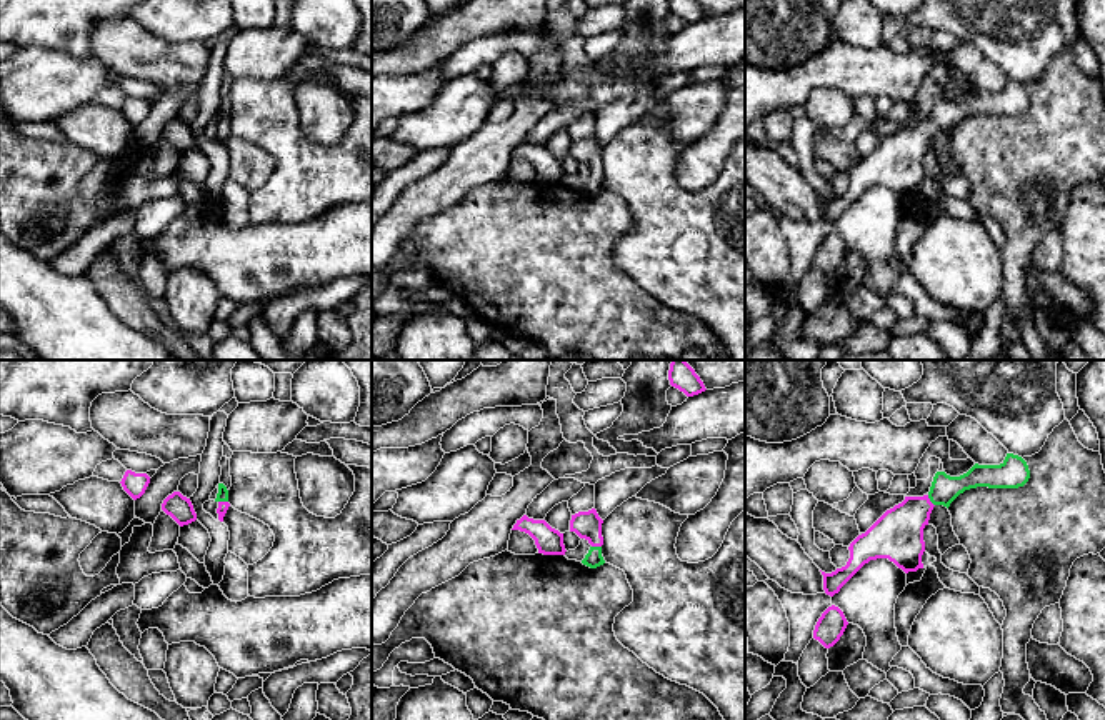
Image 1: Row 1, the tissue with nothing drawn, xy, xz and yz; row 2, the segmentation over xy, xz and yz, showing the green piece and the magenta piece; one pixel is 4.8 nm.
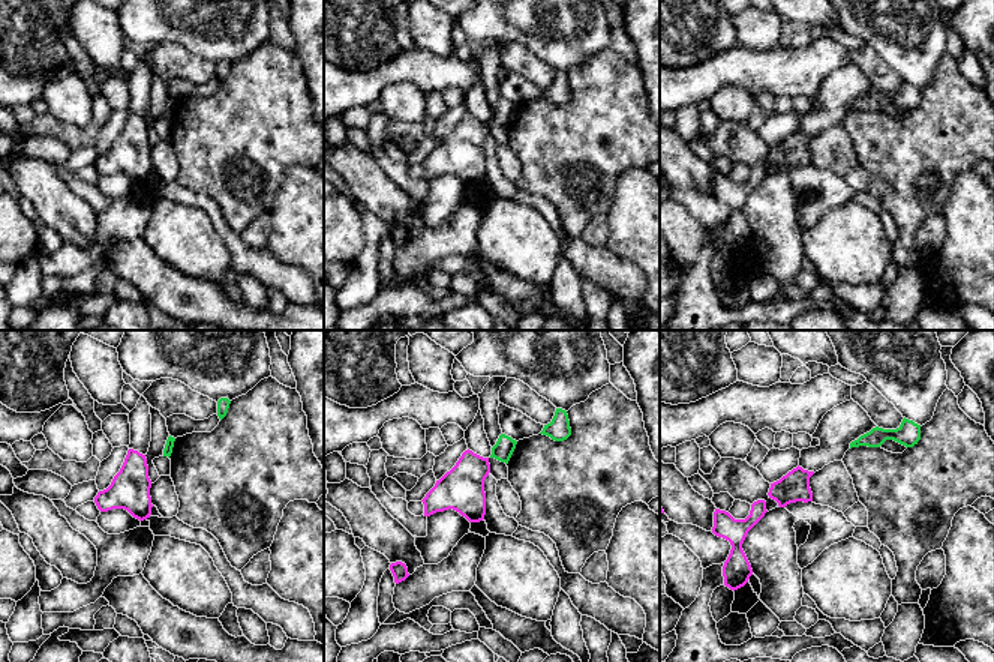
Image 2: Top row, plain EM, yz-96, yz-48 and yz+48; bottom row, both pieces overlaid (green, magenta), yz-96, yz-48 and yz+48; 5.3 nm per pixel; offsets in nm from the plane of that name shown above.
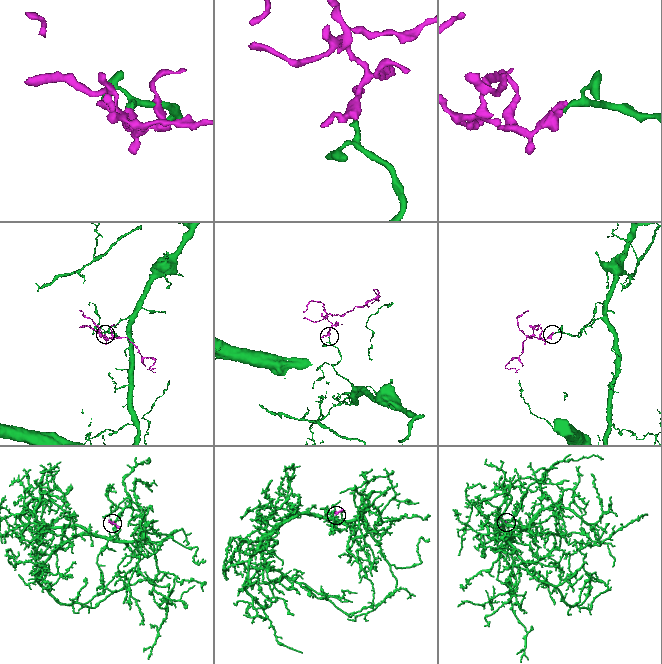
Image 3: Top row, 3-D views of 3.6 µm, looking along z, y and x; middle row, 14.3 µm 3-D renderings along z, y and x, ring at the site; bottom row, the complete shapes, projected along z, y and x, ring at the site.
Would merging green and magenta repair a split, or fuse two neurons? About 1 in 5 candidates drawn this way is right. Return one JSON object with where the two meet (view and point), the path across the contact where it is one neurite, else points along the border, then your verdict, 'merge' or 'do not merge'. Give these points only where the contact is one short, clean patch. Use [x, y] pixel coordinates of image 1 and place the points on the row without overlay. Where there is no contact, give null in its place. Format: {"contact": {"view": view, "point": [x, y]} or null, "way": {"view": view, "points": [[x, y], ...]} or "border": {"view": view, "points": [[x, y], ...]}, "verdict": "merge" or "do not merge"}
{"contact": {"view": "yz", "point": [930, 127]}, "way": {"view": "yz", "points": [[945, 115], [930, 127], [897, 162]]}, "verdict": "merge"}

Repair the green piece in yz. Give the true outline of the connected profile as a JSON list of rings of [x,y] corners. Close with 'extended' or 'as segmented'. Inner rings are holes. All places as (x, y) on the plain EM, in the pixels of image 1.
[[[1007,80],[1000,92],[975,90],[960,103],[937,98],[927,122],[905,123],[902,130],[887,137],[865,160],[850,170],[850,185],[845,193],[832,200],[822,198],[825,220],[830,223],[838,220],[870,187],[888,185],[905,200],[923,195],[923,155],[928,152],[935,132],[948,135],[965,117],[977,113],[1018,115],[1028,105],[1030,97],[1027,88],[1013,80]]]; extended

